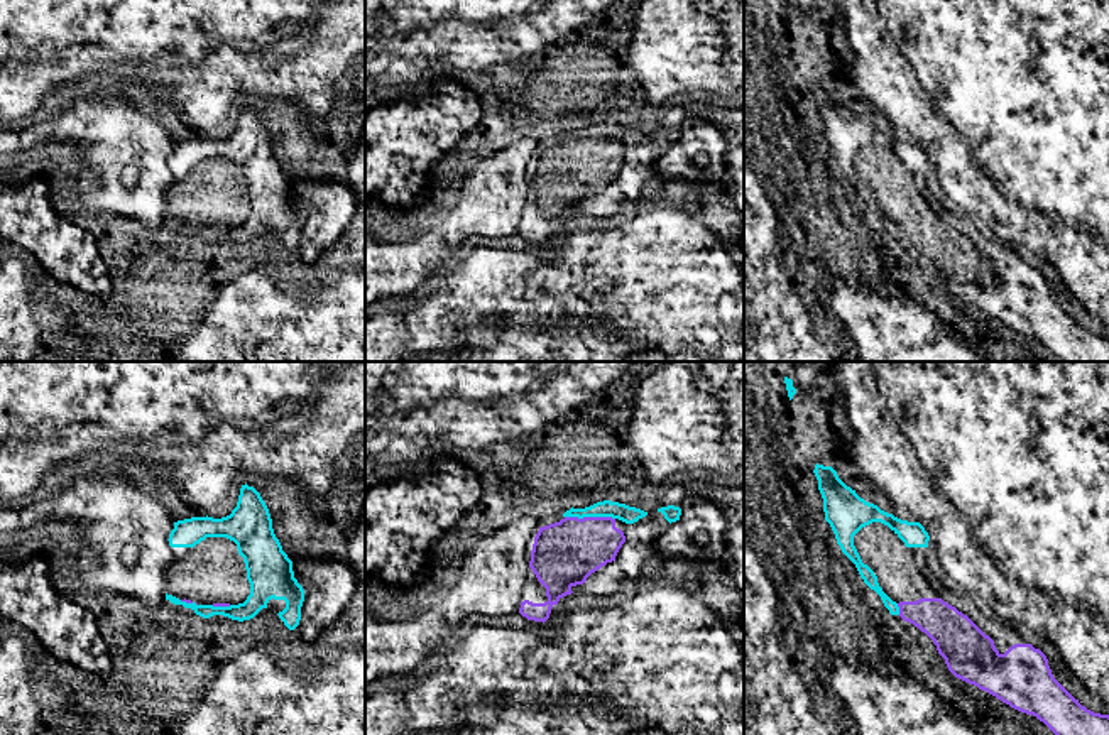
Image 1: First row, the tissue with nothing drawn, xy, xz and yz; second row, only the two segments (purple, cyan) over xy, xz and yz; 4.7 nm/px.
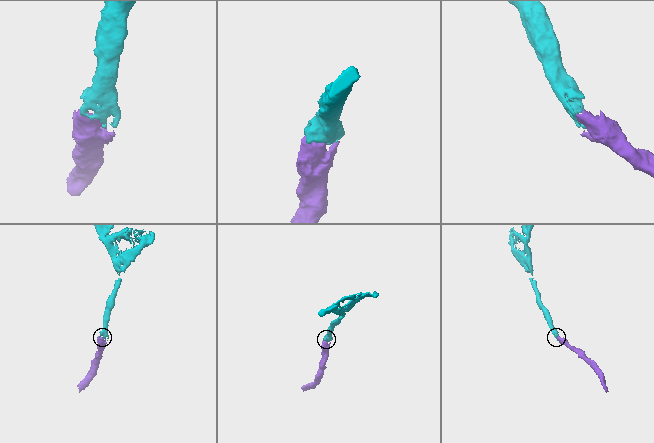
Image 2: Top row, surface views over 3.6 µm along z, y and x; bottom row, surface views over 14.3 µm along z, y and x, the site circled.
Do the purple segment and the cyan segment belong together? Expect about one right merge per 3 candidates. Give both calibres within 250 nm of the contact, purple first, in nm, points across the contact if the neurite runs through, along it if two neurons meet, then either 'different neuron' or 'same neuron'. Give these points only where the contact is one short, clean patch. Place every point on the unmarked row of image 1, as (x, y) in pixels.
300/80 nm | across xz (565, 174), (590, 149), (590, 139), (628, 136) | same neuron

